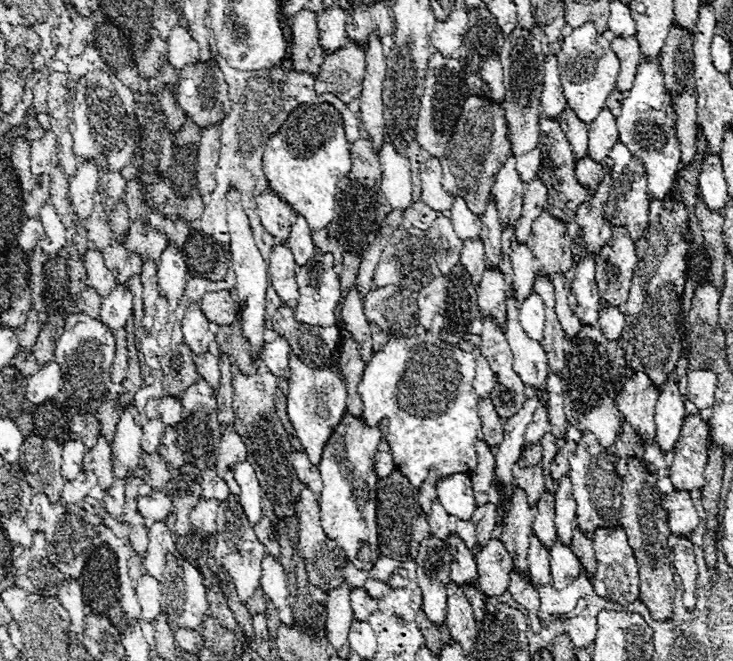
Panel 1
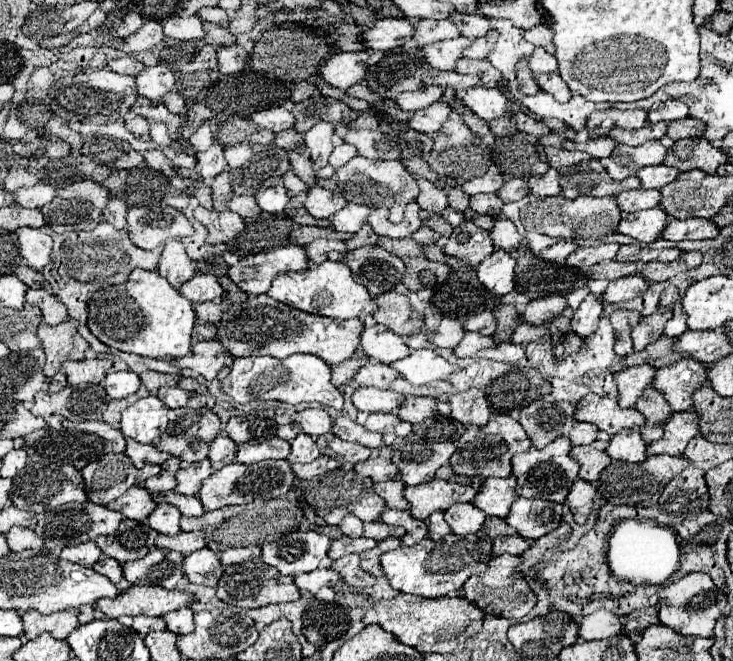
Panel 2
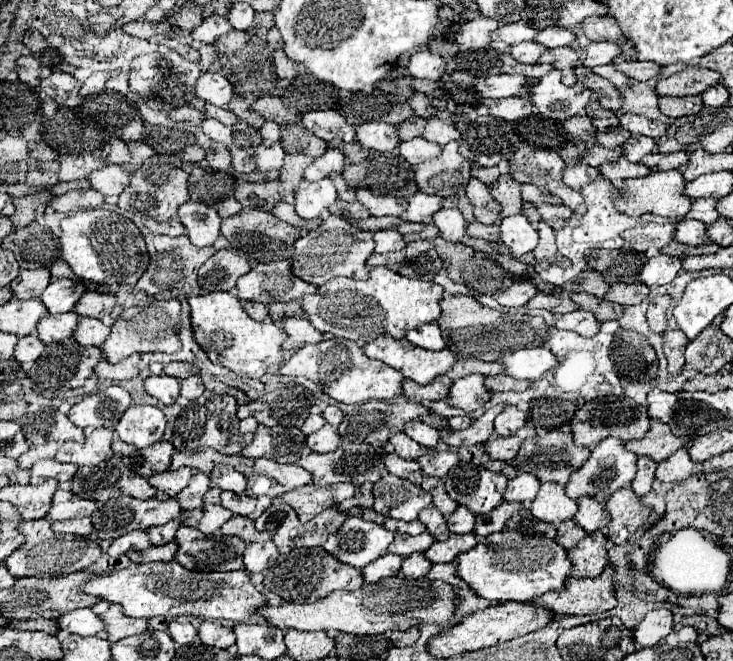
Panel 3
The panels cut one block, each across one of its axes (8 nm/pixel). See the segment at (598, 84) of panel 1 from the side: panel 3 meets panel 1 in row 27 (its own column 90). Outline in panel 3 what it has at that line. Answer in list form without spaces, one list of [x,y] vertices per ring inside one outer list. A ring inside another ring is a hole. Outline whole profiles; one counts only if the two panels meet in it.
[[[172,562],[134,564],[124,570],[112,570],[102,576],[94,576],[82,584],[82,590],[92,596],[100,596],[108,602],[120,604],[132,618],[154,616],[198,616],[202,620],[248,620],[258,610],[266,608],[266,598],[250,582],[246,570],[236,572],[192,572]]]

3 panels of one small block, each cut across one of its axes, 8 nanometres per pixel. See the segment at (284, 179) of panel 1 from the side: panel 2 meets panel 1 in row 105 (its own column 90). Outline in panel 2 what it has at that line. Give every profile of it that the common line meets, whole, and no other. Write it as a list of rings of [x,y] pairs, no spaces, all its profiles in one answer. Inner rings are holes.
[[[136,268],[124,284],[100,290],[90,300],[90,332],[104,344],[138,356],[168,360],[190,354],[192,328],[196,322],[194,306],[182,298],[158,272]]]

